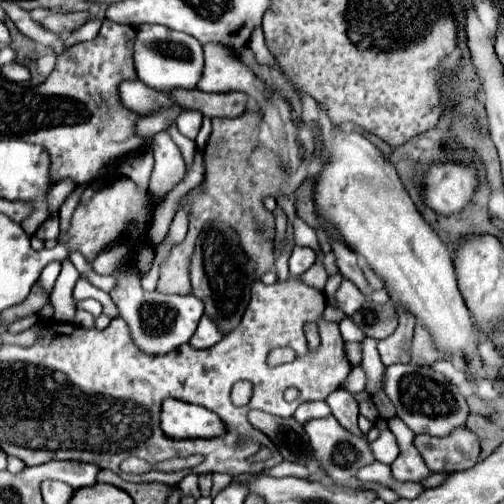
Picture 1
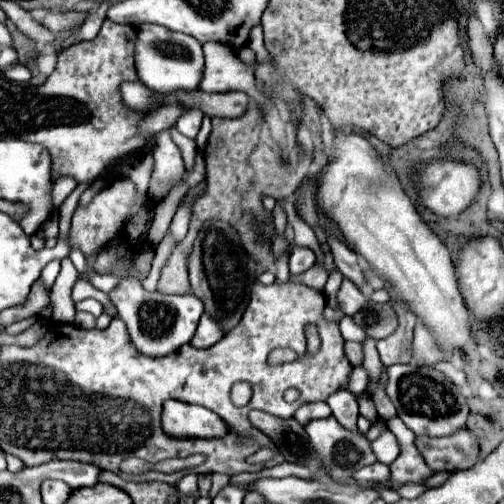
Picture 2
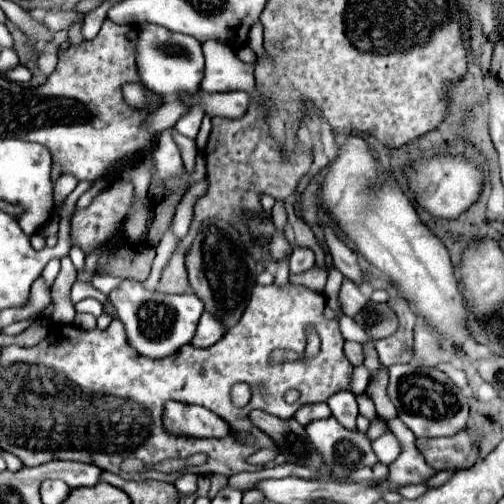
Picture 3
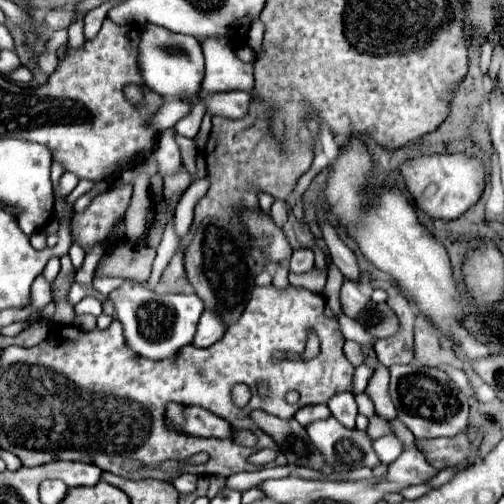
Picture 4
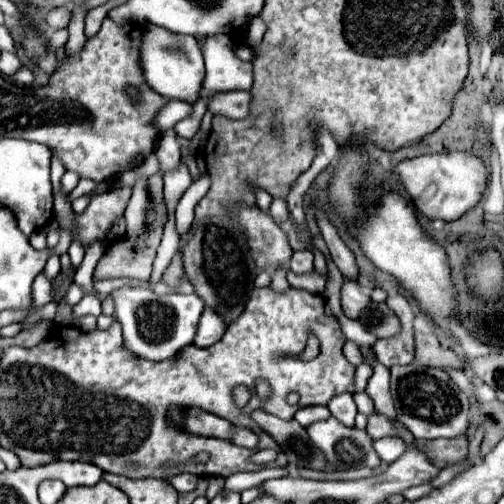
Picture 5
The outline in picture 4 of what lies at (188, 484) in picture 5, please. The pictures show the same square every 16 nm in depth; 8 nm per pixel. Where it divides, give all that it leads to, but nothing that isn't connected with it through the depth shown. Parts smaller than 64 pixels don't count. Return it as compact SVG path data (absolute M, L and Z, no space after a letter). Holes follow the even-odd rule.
M180 474L178 478L174 478L172 484L180 494L190 494L196 490L196 480L198 480L196 474Z

